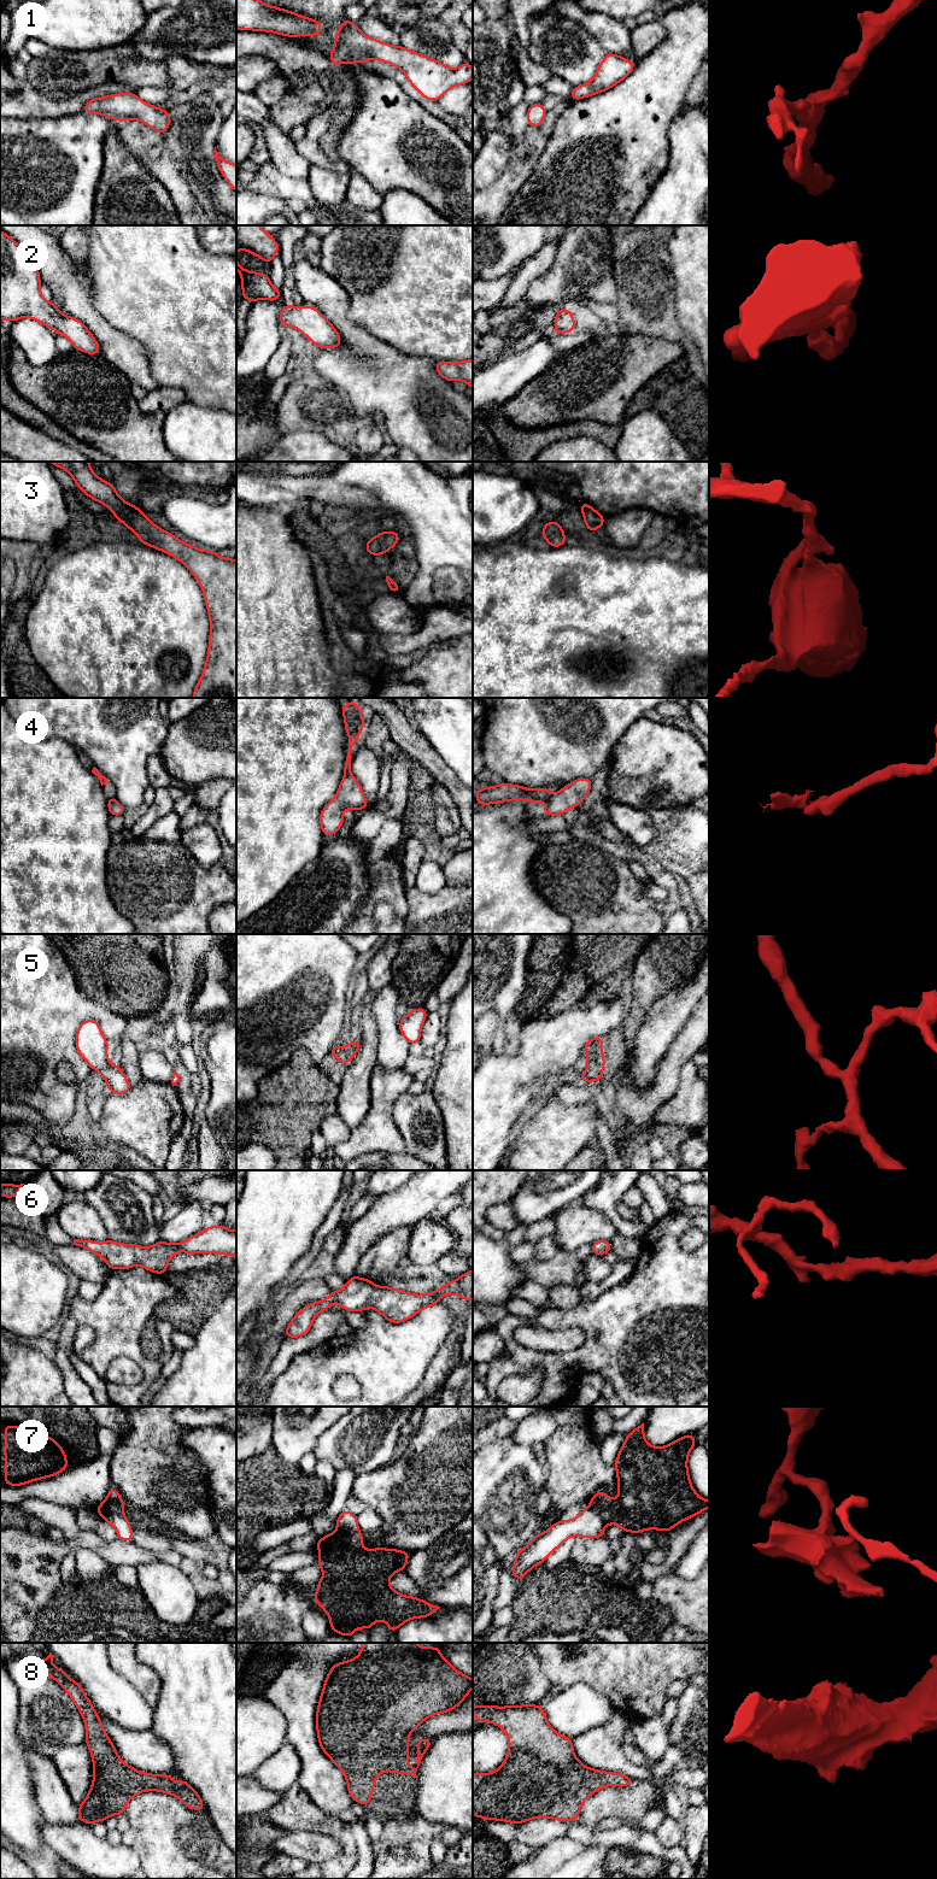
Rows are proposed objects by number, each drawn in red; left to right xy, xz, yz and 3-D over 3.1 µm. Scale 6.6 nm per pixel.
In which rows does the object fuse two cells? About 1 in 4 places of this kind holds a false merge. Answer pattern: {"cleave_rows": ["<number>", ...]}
{"cleave_rows": ["4", "7"]}

